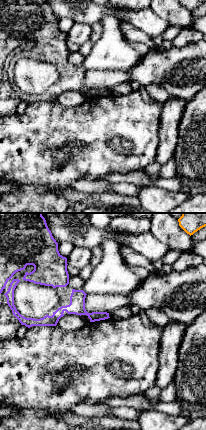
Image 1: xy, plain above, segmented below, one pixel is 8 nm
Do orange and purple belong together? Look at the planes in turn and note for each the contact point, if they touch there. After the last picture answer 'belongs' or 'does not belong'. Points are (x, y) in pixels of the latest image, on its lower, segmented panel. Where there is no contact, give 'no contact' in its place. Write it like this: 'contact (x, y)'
no contact

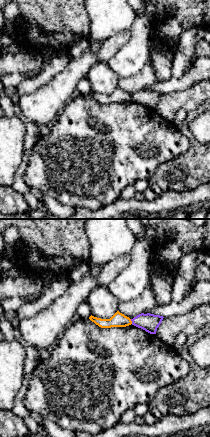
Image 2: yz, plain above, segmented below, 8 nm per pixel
contact (131, 321)

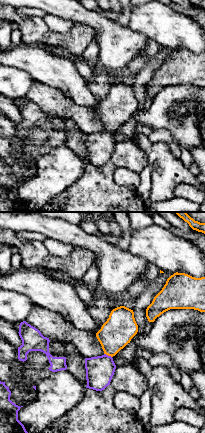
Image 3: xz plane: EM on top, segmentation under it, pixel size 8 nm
contact (108, 355)

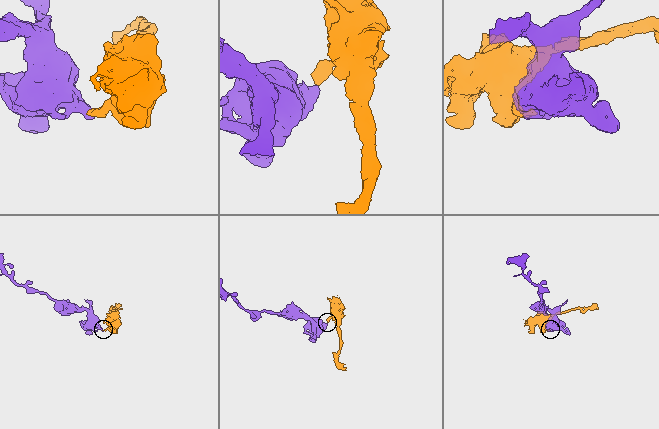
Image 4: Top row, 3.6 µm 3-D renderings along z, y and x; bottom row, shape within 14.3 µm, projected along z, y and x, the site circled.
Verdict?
does not belong

